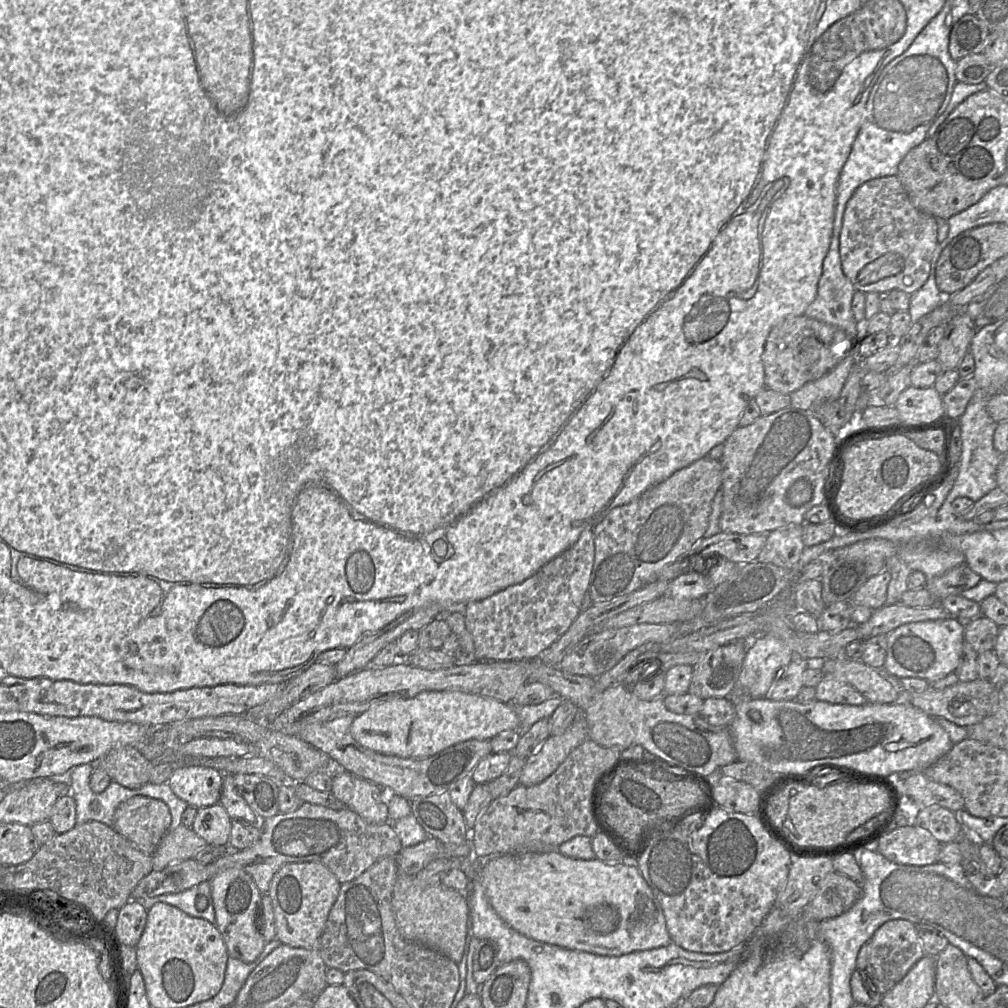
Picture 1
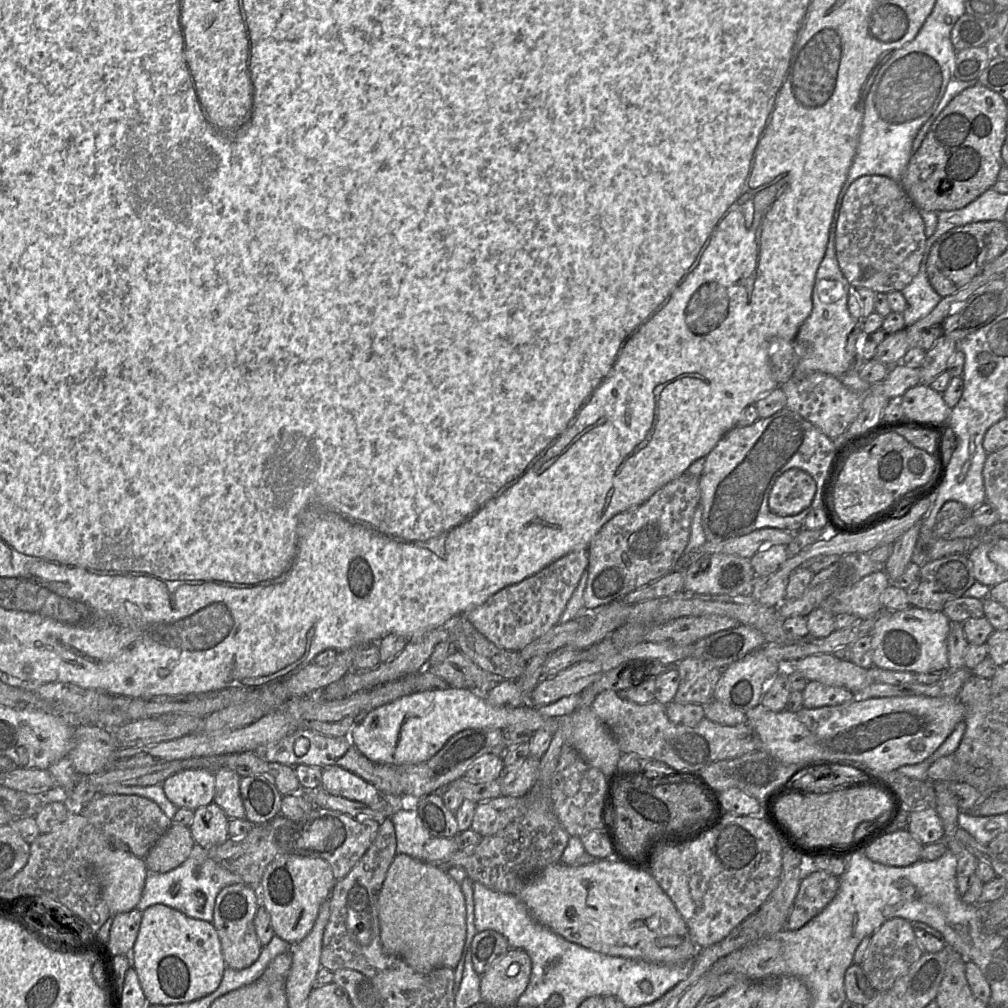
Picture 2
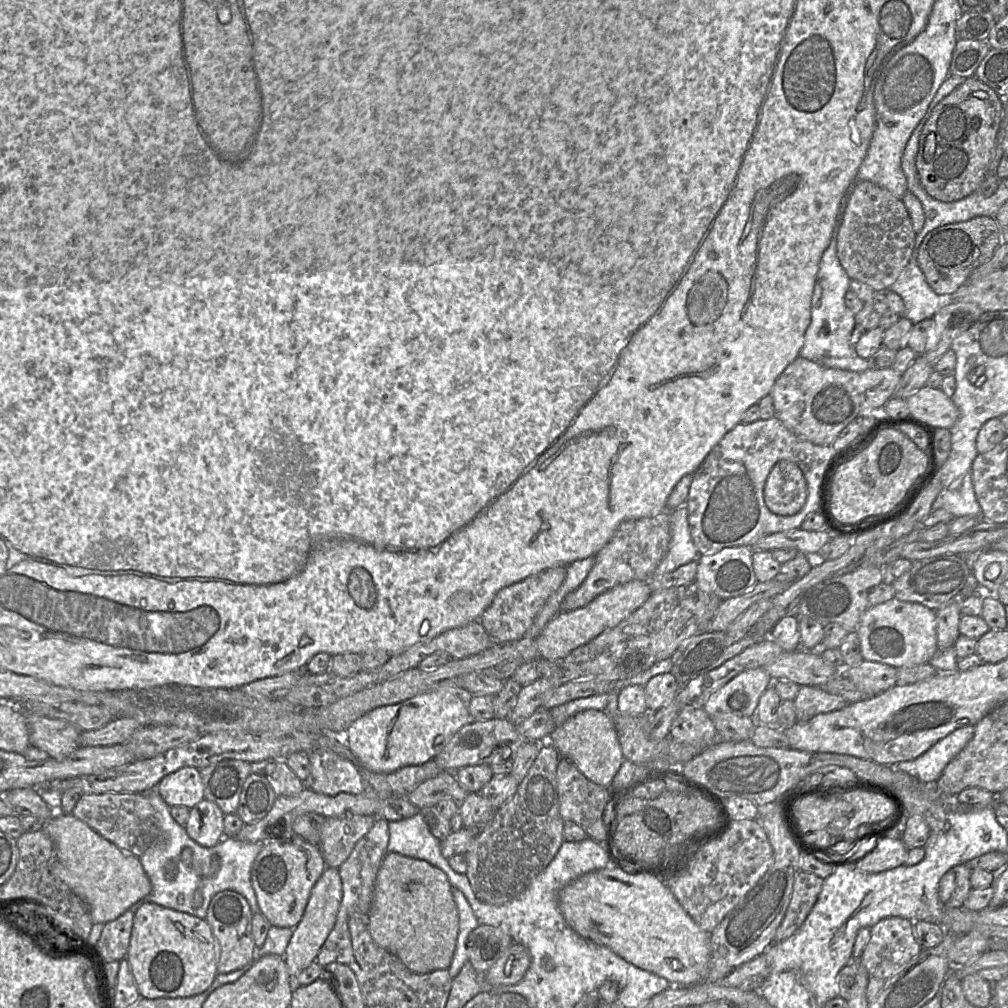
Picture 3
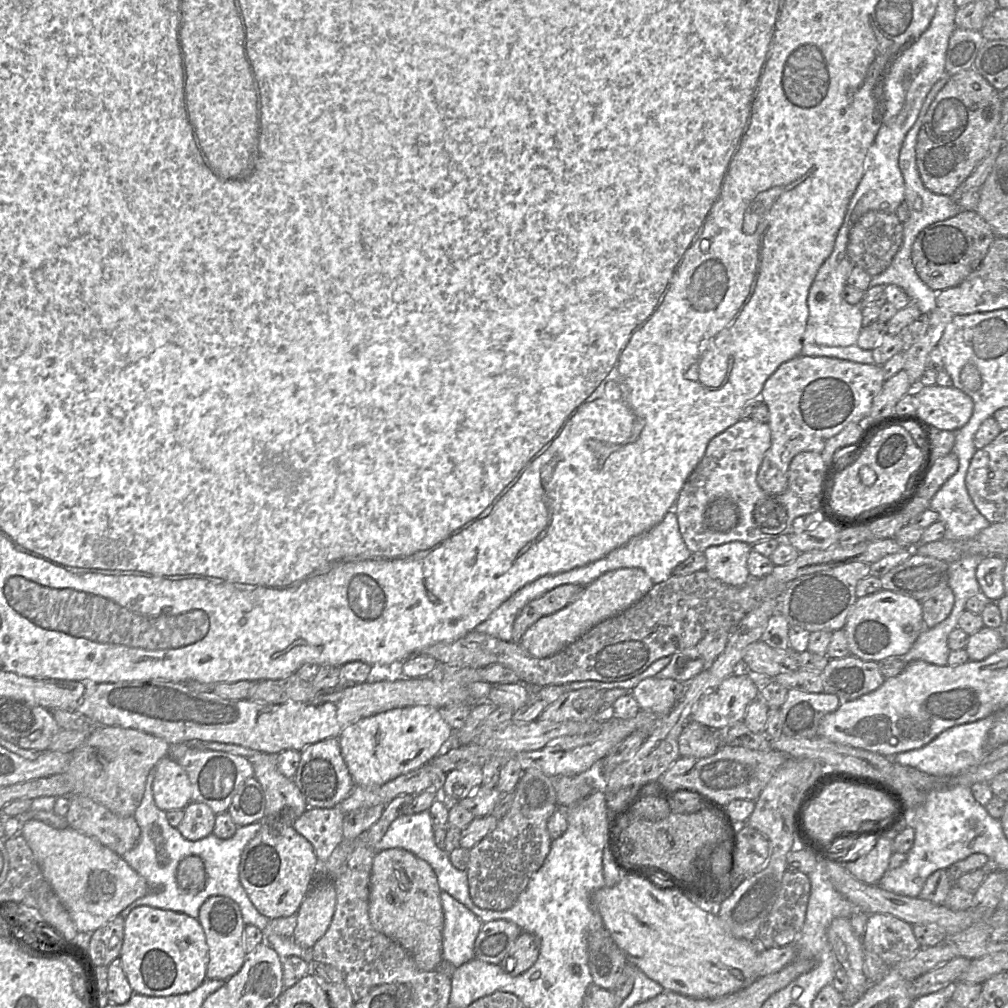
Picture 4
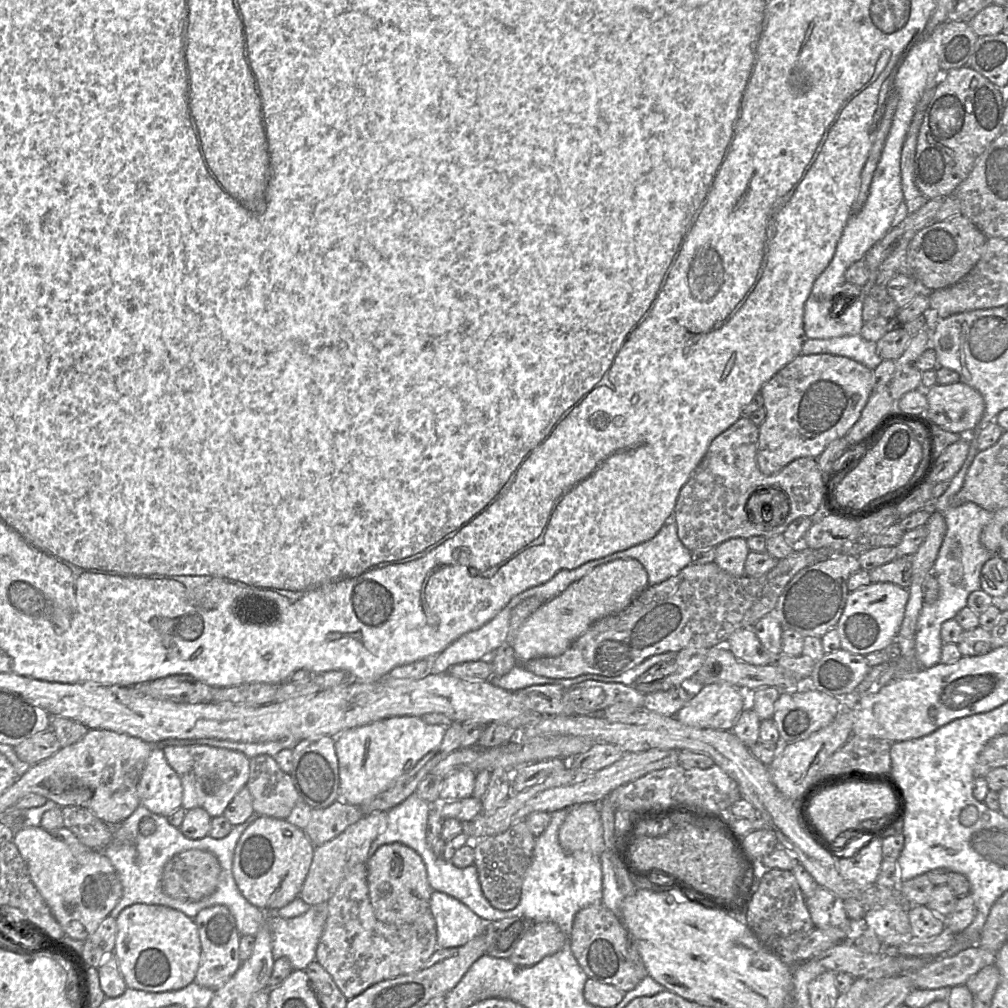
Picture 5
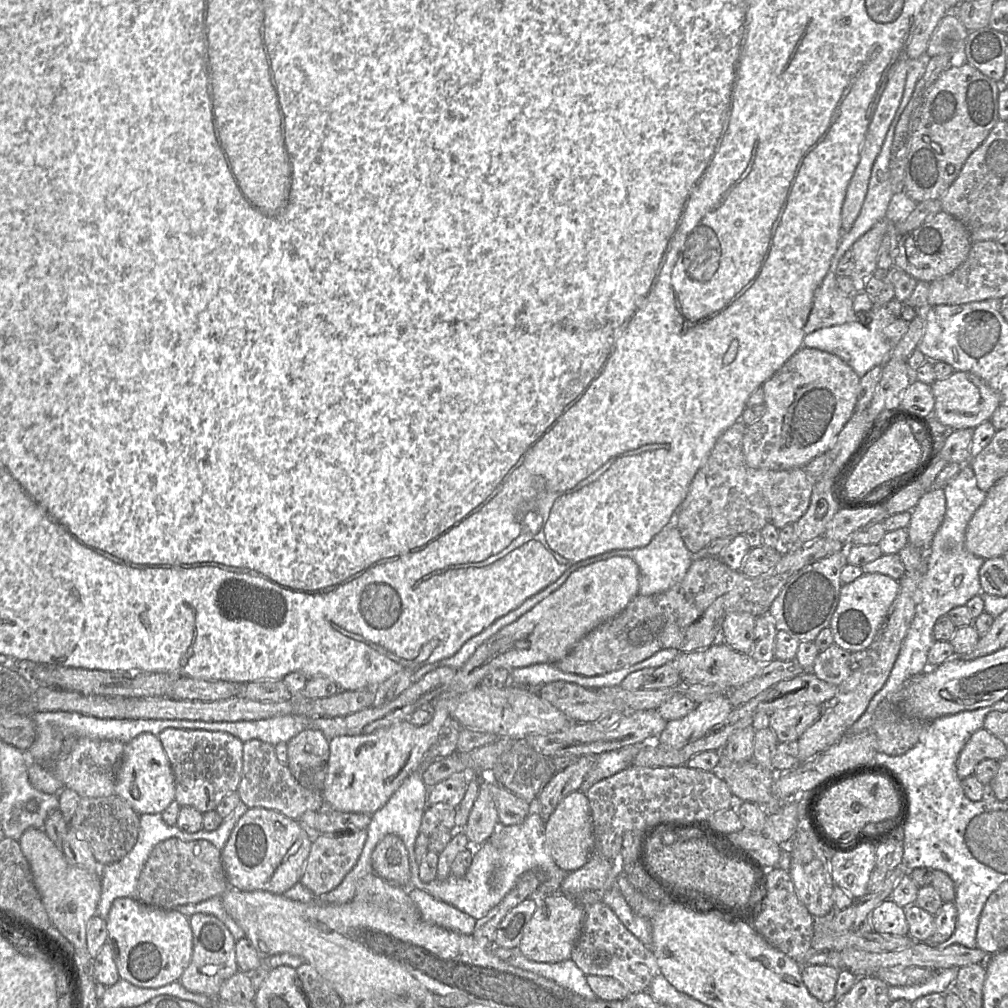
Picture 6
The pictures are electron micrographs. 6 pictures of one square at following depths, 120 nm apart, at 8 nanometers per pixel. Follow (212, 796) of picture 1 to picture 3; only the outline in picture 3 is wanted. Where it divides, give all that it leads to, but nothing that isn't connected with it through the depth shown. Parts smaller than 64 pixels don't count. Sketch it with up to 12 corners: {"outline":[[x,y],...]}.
{"outline":[[182,767],[158,783],[170,808],[204,799],[200,770]]}

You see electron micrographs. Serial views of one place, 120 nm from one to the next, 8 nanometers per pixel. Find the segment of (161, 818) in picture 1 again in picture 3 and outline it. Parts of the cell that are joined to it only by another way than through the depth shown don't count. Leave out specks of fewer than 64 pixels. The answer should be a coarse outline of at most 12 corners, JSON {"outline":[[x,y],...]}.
{"outline":[[86,794],[72,815],[140,857],[160,835],[145,794]]}

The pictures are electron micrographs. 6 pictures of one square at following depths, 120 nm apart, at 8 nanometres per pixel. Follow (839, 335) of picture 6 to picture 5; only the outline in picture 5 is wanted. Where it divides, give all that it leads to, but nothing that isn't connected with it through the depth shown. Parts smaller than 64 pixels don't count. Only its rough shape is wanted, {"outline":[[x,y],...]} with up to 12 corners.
{"outline":[[861,335],[806,338],[801,354],[844,356],[874,371],[883,359]]}

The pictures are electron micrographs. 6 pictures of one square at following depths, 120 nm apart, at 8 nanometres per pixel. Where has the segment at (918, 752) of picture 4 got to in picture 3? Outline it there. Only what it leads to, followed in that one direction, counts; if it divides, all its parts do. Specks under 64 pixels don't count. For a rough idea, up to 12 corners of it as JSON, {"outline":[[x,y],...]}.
{"outline":[[963,726],[919,757],[887,766],[934,784],[973,738]]}

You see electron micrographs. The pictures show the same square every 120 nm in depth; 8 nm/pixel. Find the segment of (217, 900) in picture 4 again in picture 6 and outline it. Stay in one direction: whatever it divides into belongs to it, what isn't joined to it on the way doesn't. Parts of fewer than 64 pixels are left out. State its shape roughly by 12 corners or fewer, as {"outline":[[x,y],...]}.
{"outline":[[216,916],[189,920],[192,957],[178,981],[216,998],[239,970],[236,940]]}

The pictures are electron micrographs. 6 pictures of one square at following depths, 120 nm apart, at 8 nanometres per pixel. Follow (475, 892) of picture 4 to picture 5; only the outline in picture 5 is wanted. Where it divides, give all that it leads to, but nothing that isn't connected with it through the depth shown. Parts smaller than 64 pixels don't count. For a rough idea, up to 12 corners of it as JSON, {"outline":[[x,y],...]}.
{"outline":[[525,819],[473,842],[494,908],[518,904],[535,838]]}

